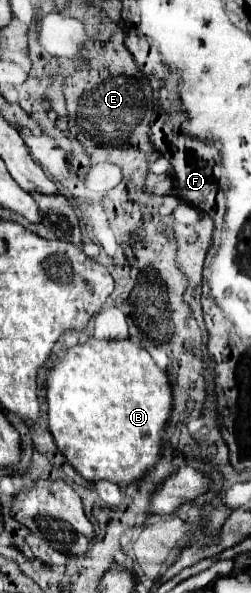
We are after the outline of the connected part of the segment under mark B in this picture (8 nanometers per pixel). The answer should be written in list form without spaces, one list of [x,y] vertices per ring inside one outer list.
[[[88,340],[88,342],[80,342],[72,348],[66,350],[64,358],[60,358],[54,368],[50,370],[48,378],[46,378],[46,404],[48,404],[48,430],[52,432],[54,436],[54,442],[58,446],[58,450],[64,454],[64,458],[74,466],[74,470],[78,474],[82,474],[88,482],[94,482],[94,480],[110,480],[110,482],[124,482],[124,484],[130,484],[130,482],[136,482],[140,480],[148,468],[154,466],[154,462],[160,458],[160,446],[162,446],[162,438],[160,438],[160,432],[164,430],[168,418],[170,418],[170,410],[172,410],[172,388],[170,388],[170,382],[168,382],[168,376],[164,370],[160,370],[152,356],[138,344],[130,342],[130,340]]]

